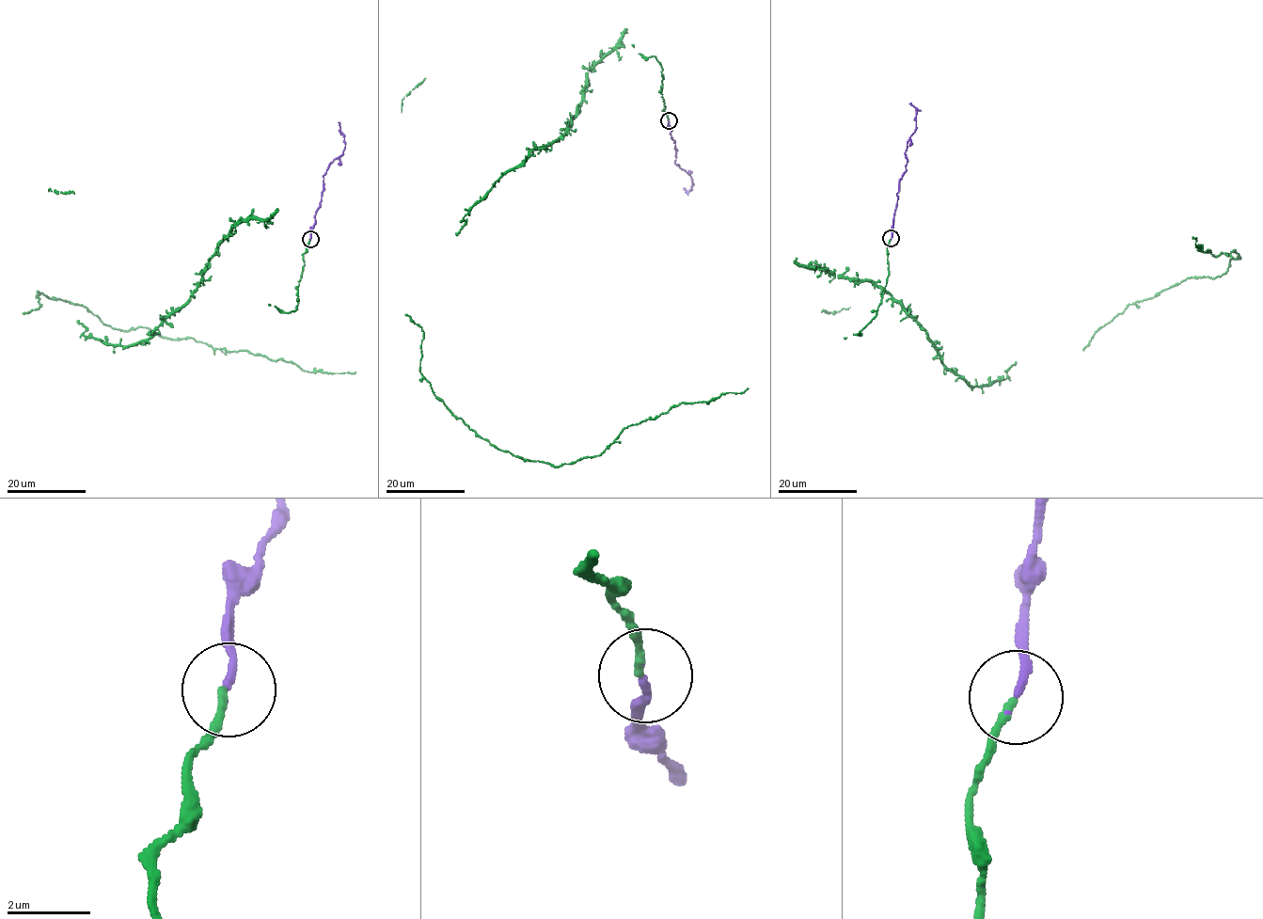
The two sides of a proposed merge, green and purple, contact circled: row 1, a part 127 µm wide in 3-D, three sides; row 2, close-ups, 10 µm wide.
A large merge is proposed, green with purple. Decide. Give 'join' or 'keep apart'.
join

